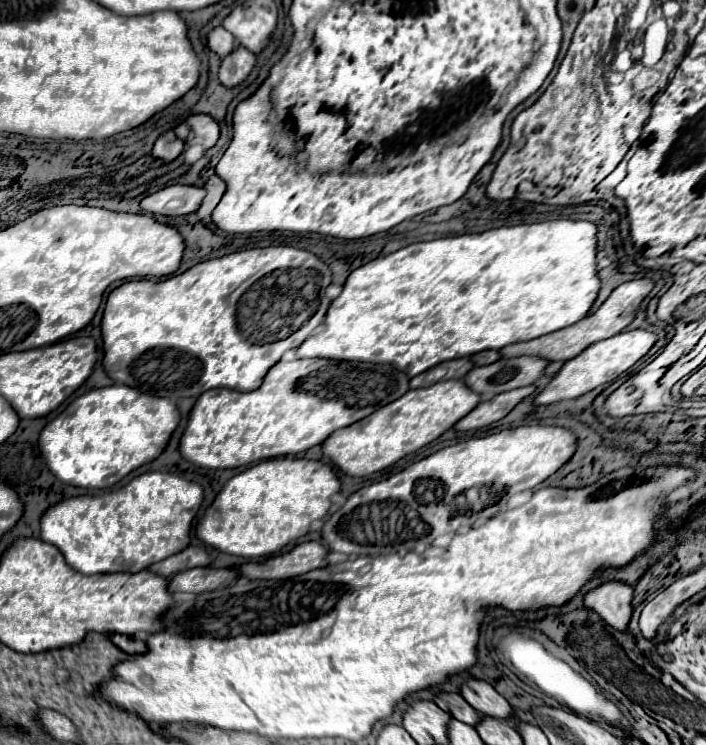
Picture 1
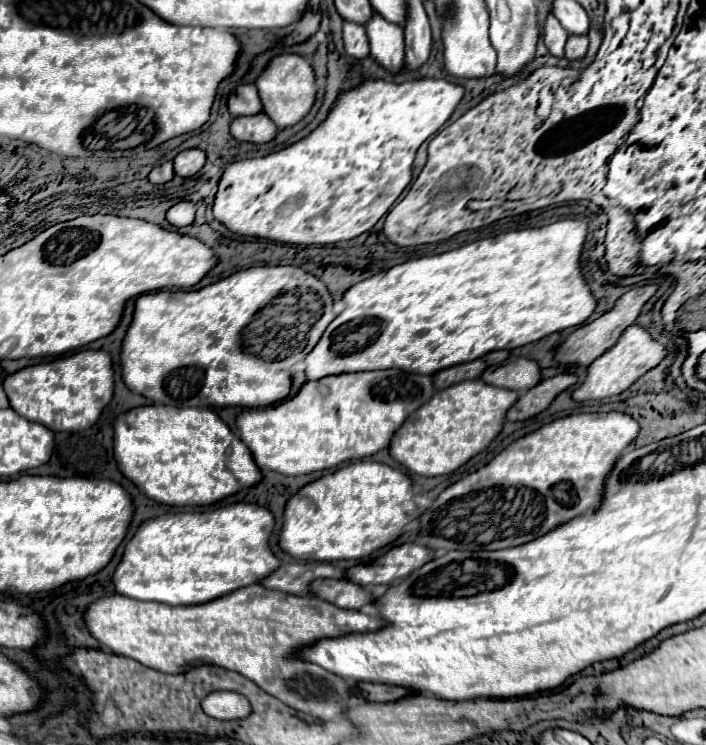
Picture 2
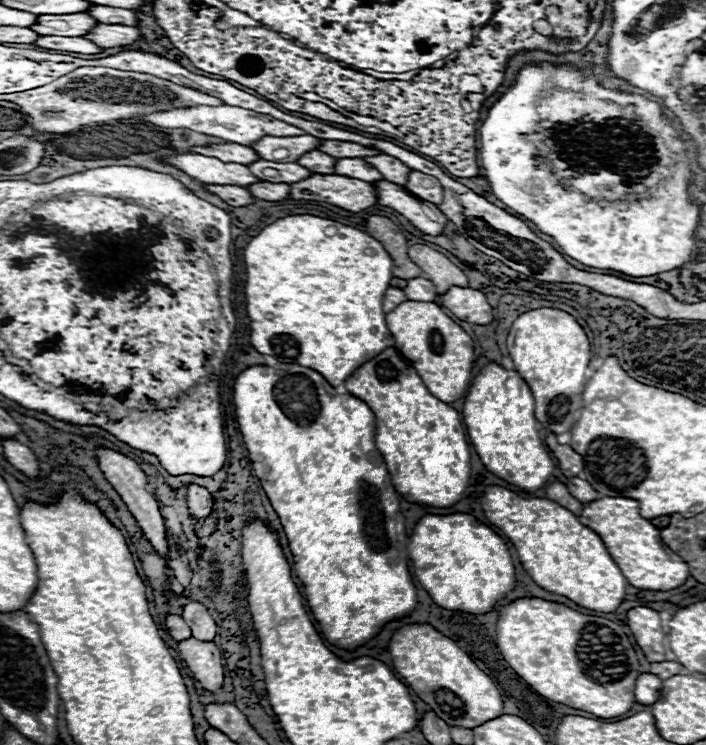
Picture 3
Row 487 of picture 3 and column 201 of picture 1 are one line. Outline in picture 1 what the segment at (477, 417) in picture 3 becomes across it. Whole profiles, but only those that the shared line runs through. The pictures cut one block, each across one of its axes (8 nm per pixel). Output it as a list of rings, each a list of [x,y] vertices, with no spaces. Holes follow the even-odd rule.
[[[304,458],[266,460],[224,484],[198,520],[196,536],[226,554],[266,558],[304,536],[314,520],[322,520],[328,514],[330,496],[338,490],[340,480],[328,464]]]

